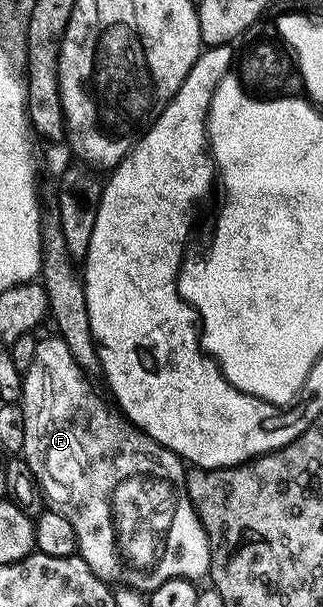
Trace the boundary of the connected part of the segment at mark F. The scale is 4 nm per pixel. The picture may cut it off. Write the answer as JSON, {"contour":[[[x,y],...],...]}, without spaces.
{"contour":[[[51,335],[45,339],[37,340],[34,351],[34,363],[24,372],[24,395],[22,408],[24,422],[26,423],[26,439],[24,440],[24,462],[30,467],[30,471],[36,476],[36,484],[40,486],[43,496],[49,497],[57,506],[62,507],[62,512],[70,519],[70,523],[76,532],[76,548],[78,555],[92,569],[97,577],[109,583],[118,582],[121,586],[131,587],[134,590],[151,591],[159,587],[164,581],[172,577],[185,577],[187,581],[199,582],[208,577],[210,567],[210,543],[204,530],[204,524],[192,506],[192,500],[188,497],[188,482],[186,480],[186,465],[182,458],[173,450],[158,442],[147,433],[136,428],[127,417],[121,415],[111,404],[107,405],[98,394],[92,390],[89,374],[81,369],[80,365],[70,353],[70,347],[59,335]]]}

